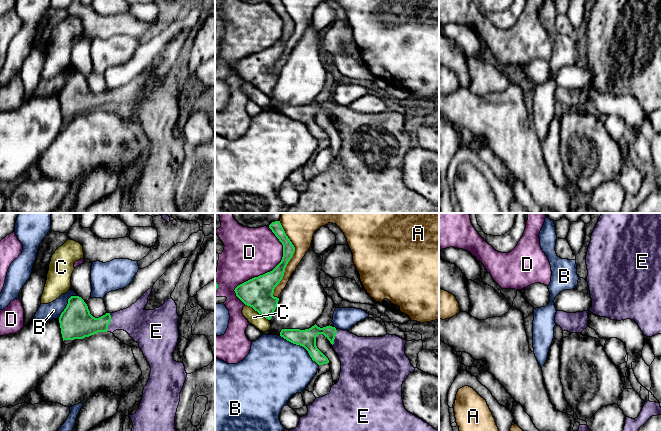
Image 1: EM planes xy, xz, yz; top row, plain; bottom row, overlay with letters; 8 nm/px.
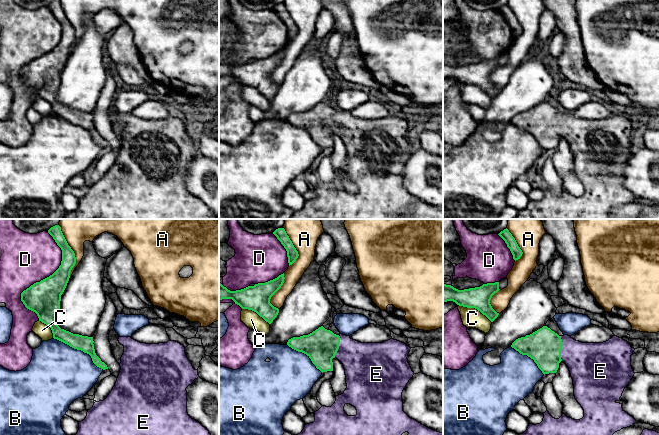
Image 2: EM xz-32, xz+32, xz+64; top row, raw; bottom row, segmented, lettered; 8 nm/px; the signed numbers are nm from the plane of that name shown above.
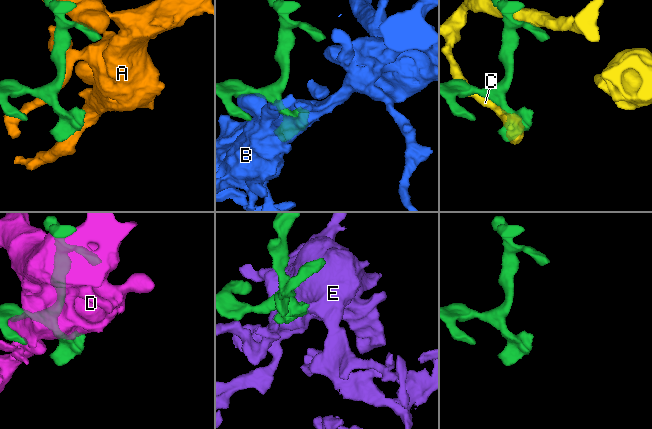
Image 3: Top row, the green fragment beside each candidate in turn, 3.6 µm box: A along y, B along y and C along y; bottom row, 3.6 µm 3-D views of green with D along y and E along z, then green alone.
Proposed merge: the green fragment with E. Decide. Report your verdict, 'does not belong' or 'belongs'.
belongs

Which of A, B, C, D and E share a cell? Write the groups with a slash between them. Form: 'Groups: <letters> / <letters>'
Groups: A / B / C / D / E

